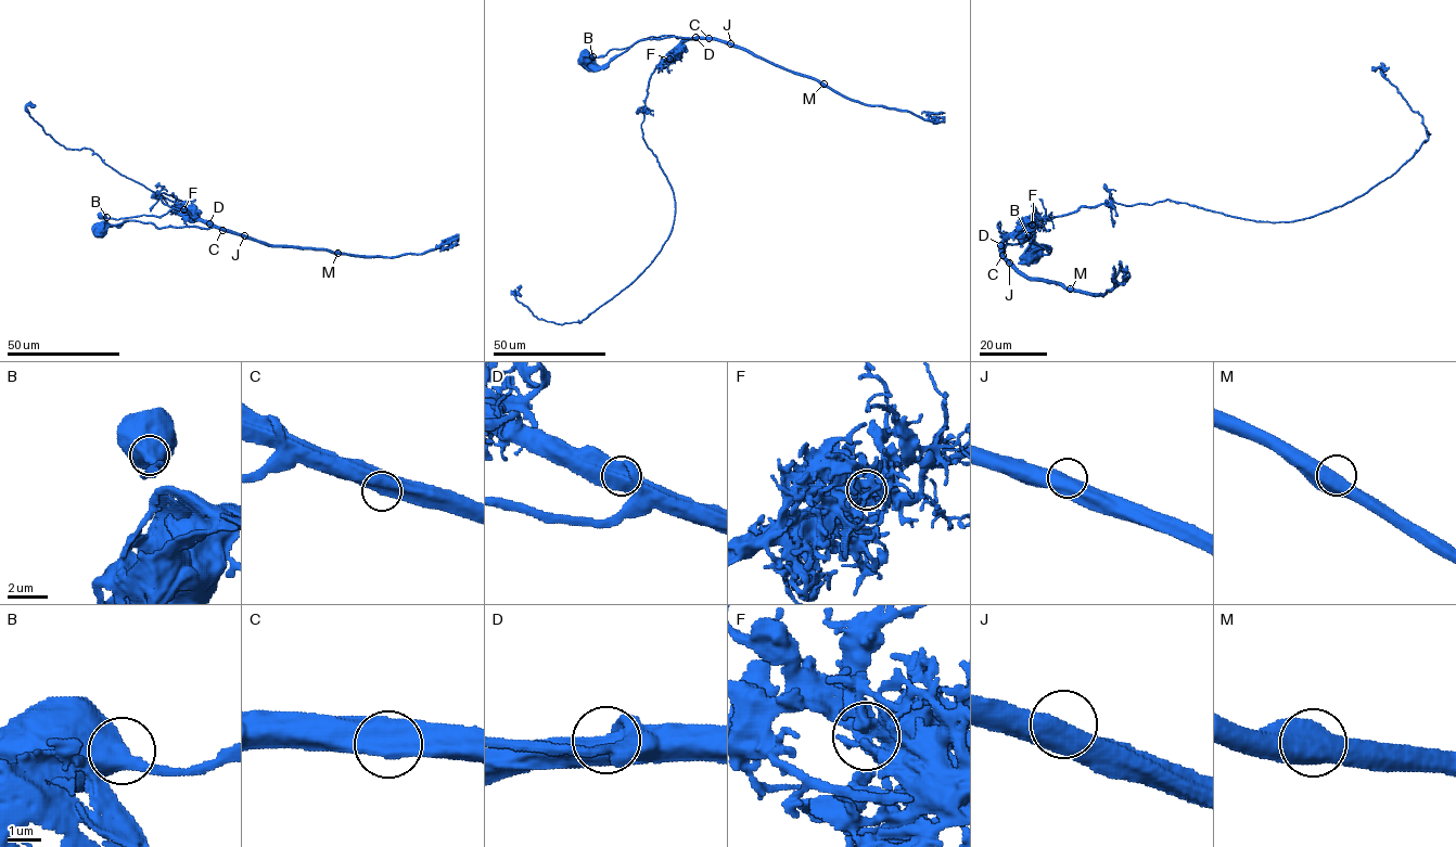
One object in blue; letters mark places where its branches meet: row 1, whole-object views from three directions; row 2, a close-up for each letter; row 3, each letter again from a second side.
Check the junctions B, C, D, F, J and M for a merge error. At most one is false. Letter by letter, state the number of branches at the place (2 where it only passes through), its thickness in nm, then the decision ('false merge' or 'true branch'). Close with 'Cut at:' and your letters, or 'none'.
B: branches 3; calibre 550 nm; true branch
C: branches 2; calibre 600 nm; true branch
D: branches 3; calibre 550 nm; true branch
F: branches 7; calibre 500 nm; false merge
J: branches 2; calibre 550 nm; true branch
M: branches 3; calibre 480 nm; true branch
Cut at: F

